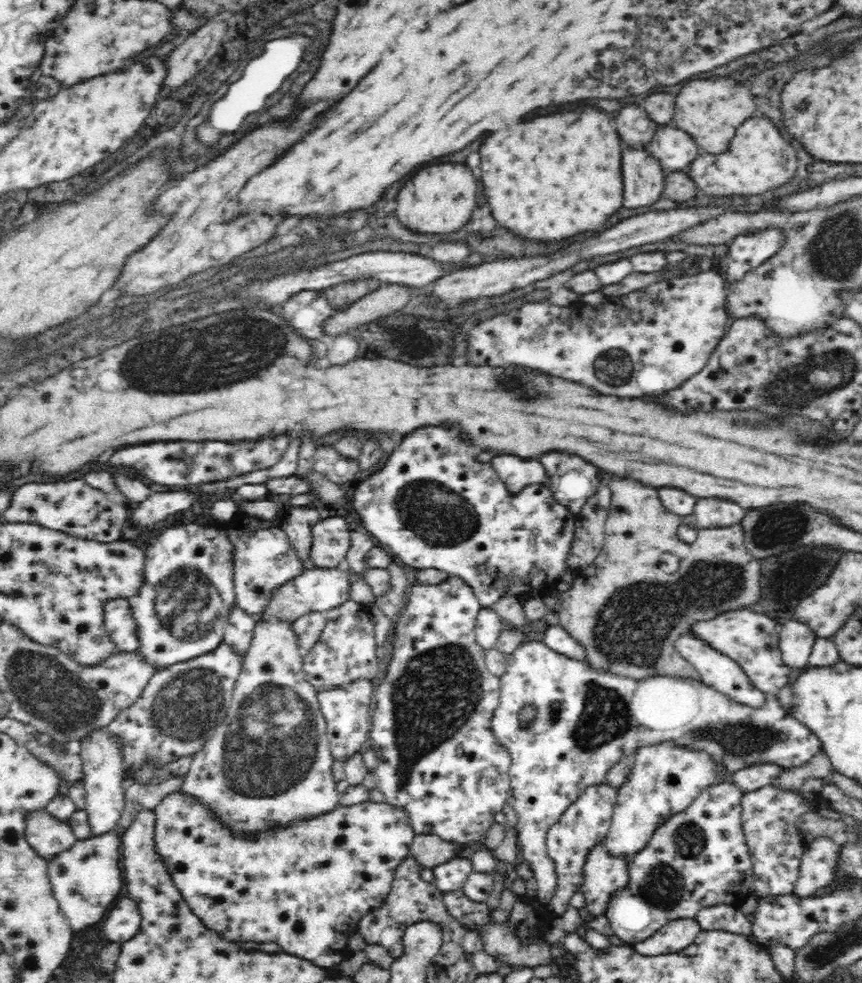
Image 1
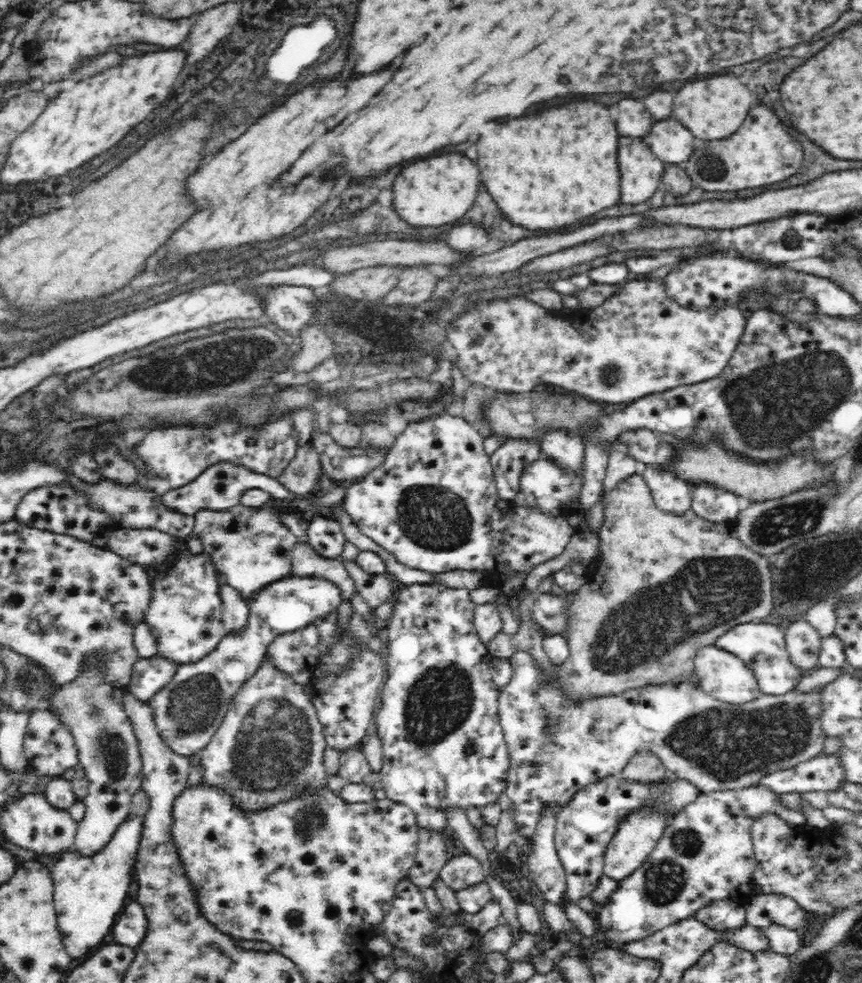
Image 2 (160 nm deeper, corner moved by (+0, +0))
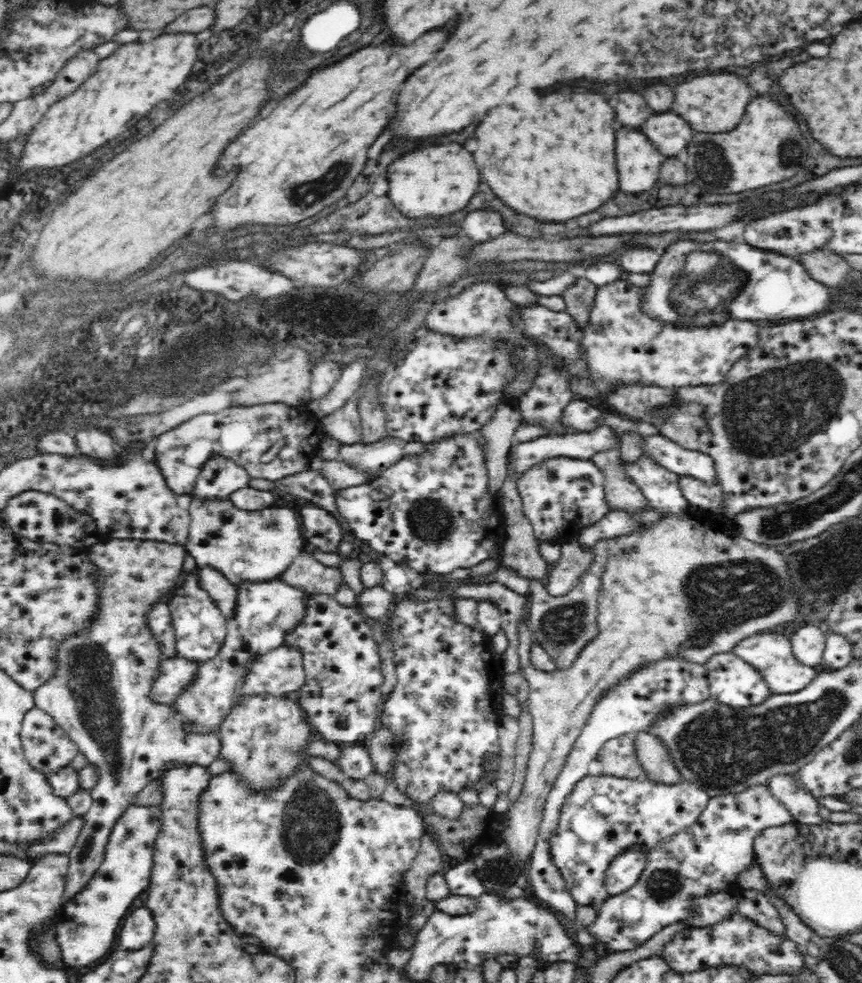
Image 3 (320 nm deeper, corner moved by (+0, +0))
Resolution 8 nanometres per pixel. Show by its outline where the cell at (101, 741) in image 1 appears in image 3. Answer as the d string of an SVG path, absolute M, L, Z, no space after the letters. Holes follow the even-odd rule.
M116 536L109 538L106 544L94 544L90 548L90 559L99 566L99 584L100 585L100 616L92 622L92 626L86 630L86 632L80 632L76 636L72 636L64 645L61 645L58 654L58 674L48 680L46 684L42 684L40 688L34 690L34 702L35 706L44 710L54 717L58 726L64 729L64 732L68 733L68 736L77 744L79 751L86 756L88 765L93 766L97 772L96 786L89 791L92 802L89 811L83 816L83 823L81 829L77 834L76 840L69 850L69 865L65 876L65 891L63 901L66 899L73 898L73 896L89 881L89 878L93 875L93 872L102 864L104 860L104 852L106 850L106 844L108 844L108 838L112 834L112 828L116 826L119 818L126 812L127 808L133 804L135 796L142 791L148 784L151 784L156 778L159 778L159 772L168 765L179 765L180 763L188 763L189 765L197 764L200 766L208 766L210 762L217 759L219 753L220 741L217 739L217 732L214 734L184 734L179 720L175 720L175 712L169 708L168 704L156 704L149 699L148 689L153 679L153 674L157 669L157 664L162 660L159 657L160 649L156 645L156 641L152 639L152 635L148 630L147 624L145 623L145 614L148 609L158 600L164 601L170 597L170 594L174 591L176 584L179 583L179 578L183 574L184 558L186 558L187 549L182 544L171 544L171 542L163 542L162 540L137 540L136 538L122 538L118 540Z

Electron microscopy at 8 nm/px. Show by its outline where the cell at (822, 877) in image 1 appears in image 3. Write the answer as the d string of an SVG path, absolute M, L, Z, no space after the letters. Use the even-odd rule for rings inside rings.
M793 774L772 776L768 783L769 790L792 811L799 825L816 827L826 822L818 812L818 799L798 789Z

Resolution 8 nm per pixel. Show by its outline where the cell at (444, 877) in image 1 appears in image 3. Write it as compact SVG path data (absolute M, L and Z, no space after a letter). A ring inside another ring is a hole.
M466 858L456 866L447 866L442 874L452 895L479 897L485 892L484 883L476 875L476 863L472 859Z

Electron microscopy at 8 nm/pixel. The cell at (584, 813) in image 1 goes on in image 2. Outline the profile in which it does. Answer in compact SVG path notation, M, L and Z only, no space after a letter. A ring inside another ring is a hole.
M608 776L604 780L598 780L595 784L586 786L583 790L580 790L571 802L566 804L559 810L558 816L556 816L556 824L554 831L554 842L557 855L561 860L564 874L565 874L565 889L561 894L559 900L559 907L562 911L566 906L576 905L580 899L589 896L589 892L596 886L598 877L603 873L603 856L605 848L608 846L609 840L616 832L617 824L622 817L625 817L626 813L654 801L662 801L662 807L666 807L666 813L672 811L672 814L668 816L667 824L671 821L671 816L675 815L680 809L684 808L685 804L692 802L701 792L686 779L671 779L668 784L662 787L653 786L653 784L640 784L640 782L628 782L625 778L619 776Z

